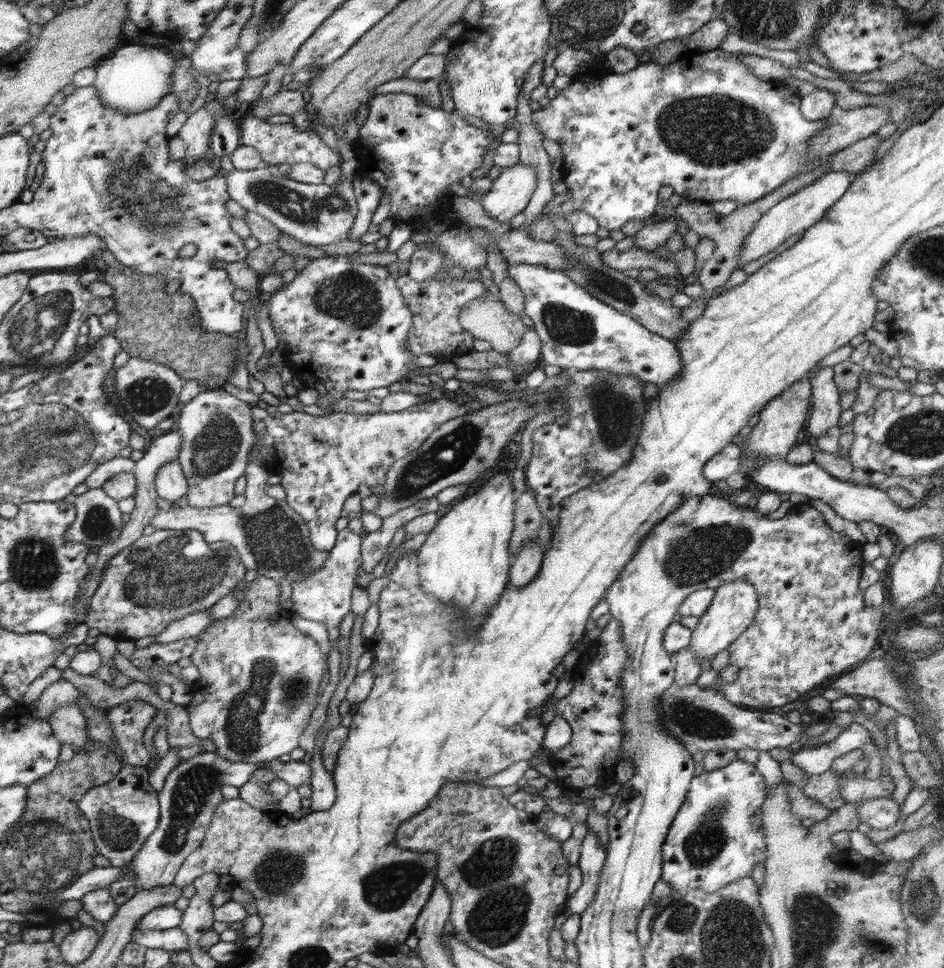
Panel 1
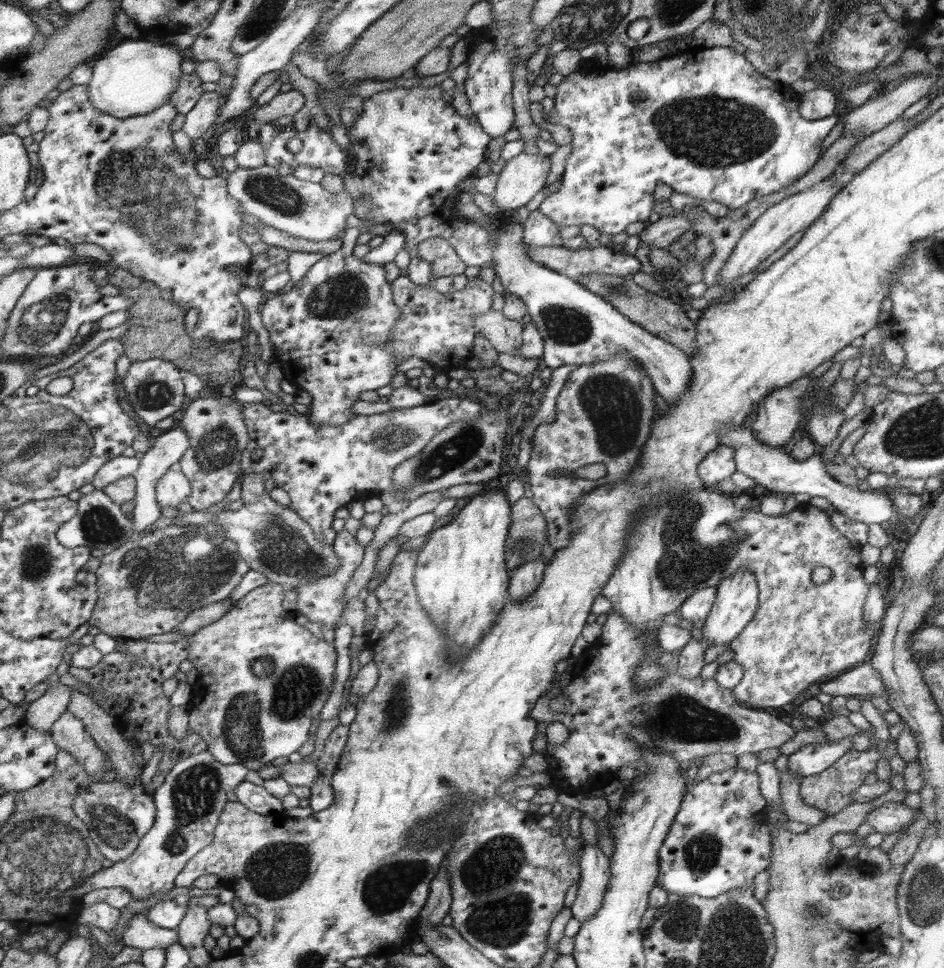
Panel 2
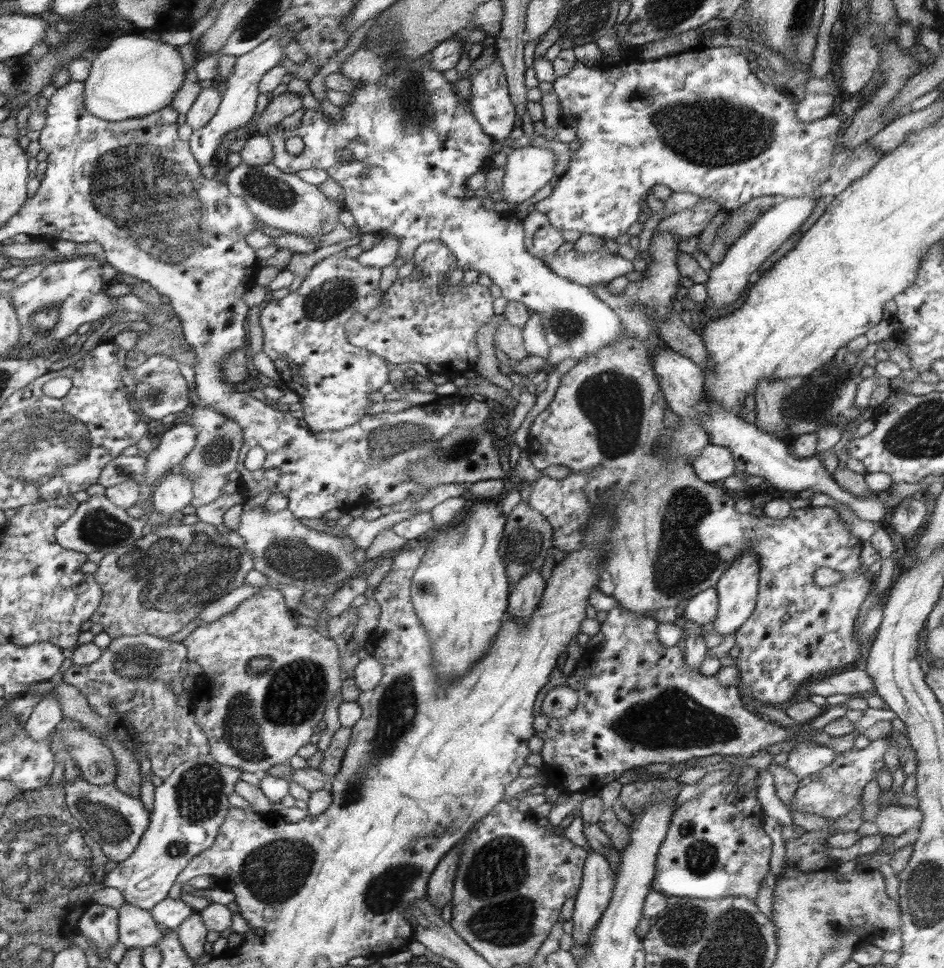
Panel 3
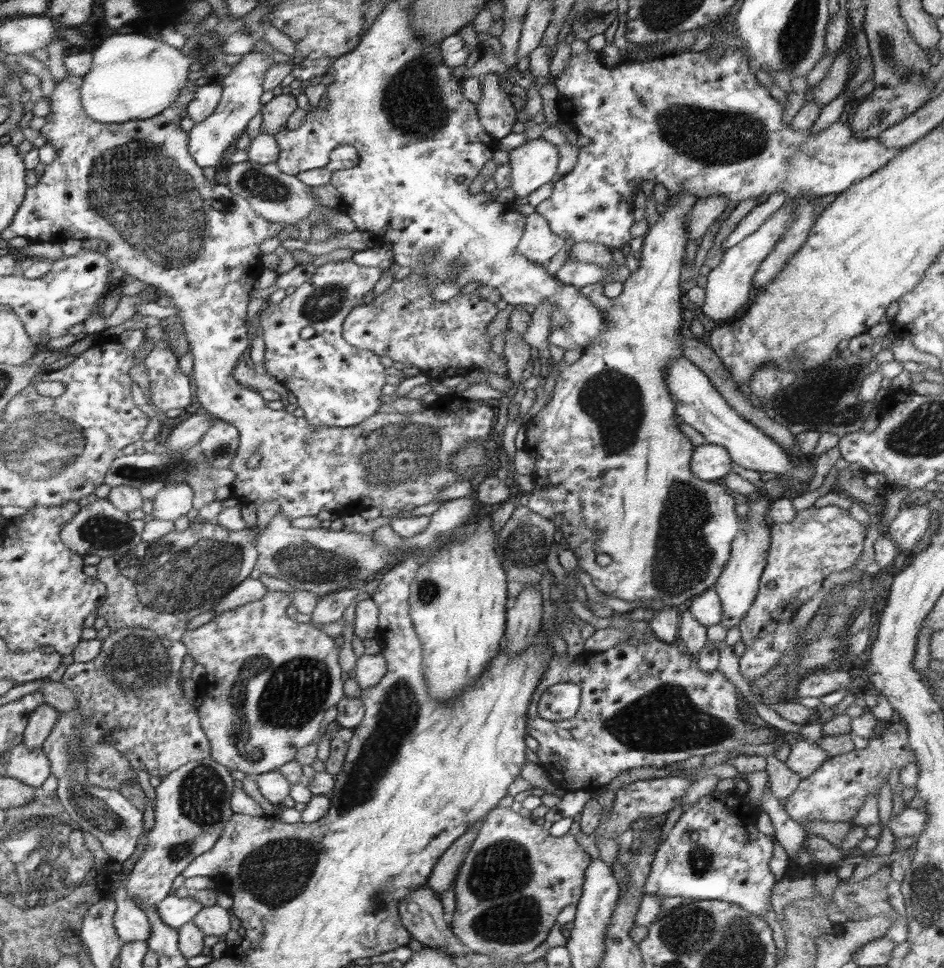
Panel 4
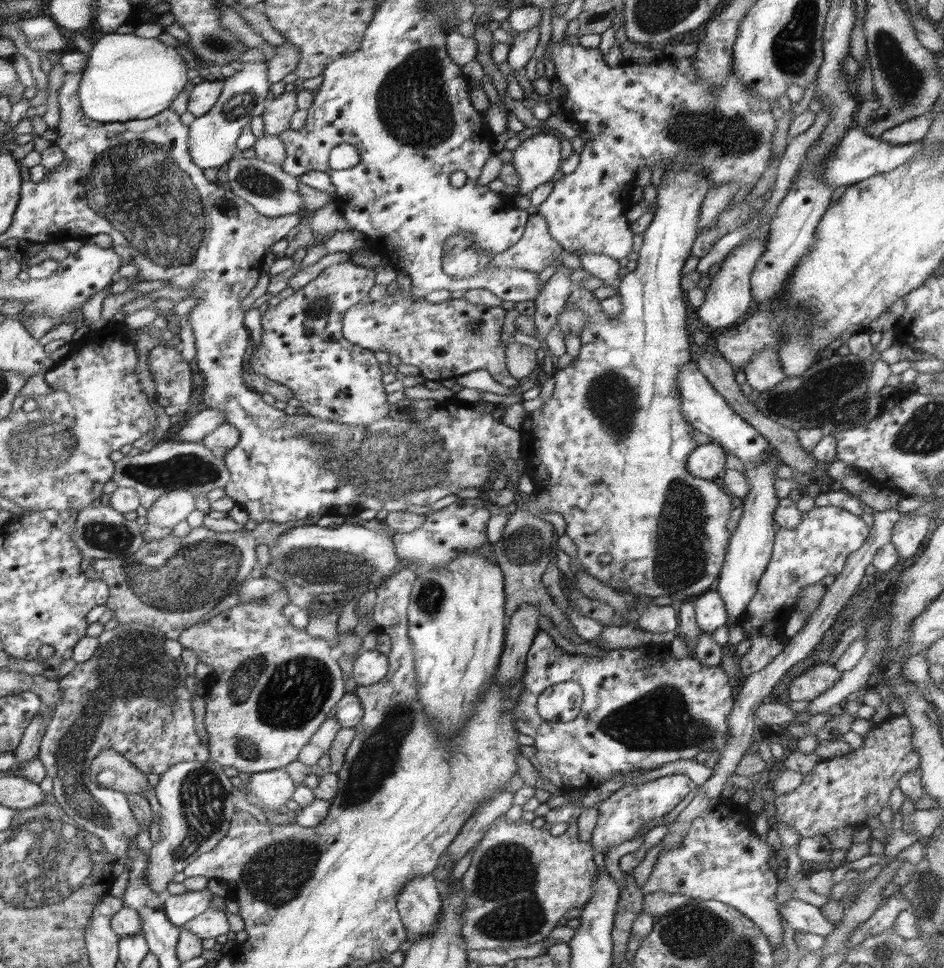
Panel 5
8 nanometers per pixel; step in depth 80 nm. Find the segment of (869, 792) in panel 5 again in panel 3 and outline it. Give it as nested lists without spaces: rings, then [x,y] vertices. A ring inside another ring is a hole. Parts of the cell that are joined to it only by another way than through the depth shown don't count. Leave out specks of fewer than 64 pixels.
[[[888,734],[886,738],[870,741],[870,744],[862,750],[852,748],[840,753],[832,764],[826,765],[822,770],[799,781],[795,795],[789,802],[789,809],[823,816],[829,822],[840,819],[841,816],[846,816],[861,804],[864,786],[876,779],[880,770],[886,766],[884,754],[892,744],[895,744],[900,752],[905,746],[909,745],[907,734]]]

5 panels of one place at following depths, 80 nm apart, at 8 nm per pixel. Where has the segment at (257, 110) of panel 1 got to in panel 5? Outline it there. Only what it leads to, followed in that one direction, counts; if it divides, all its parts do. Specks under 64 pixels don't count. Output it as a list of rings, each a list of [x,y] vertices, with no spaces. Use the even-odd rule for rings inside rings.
[[[289,88],[278,98],[268,101],[264,113],[264,133],[267,136],[280,136],[282,132],[290,130],[292,114],[299,110],[296,108],[298,89]]]

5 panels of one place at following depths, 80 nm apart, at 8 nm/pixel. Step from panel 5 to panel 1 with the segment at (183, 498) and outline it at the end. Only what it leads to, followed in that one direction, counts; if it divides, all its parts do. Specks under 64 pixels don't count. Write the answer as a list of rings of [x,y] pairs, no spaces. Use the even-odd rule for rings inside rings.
[[[175,458],[161,466],[159,473],[156,475],[155,489],[159,498],[174,503],[188,492],[187,484],[188,481],[181,464]]]

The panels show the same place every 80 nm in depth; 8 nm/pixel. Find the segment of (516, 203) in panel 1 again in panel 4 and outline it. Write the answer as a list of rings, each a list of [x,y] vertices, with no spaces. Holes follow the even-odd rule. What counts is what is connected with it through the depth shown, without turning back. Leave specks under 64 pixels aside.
[[[546,135],[527,140],[524,145],[508,153],[511,166],[509,187],[514,190],[516,199],[528,197],[556,176],[560,155]]]

